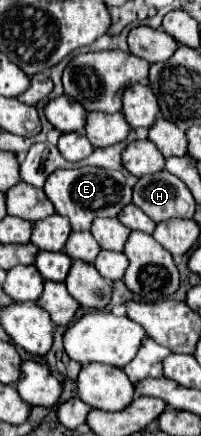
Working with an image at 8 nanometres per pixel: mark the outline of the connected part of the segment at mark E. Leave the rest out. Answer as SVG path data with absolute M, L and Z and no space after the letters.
M78 167L54 171L44 185L46 197L52 201L58 215L70 219L72 231L88 231L96 217L118 217L118 213L132 201L132 187L126 185L122 171L106 171L100 167Z

